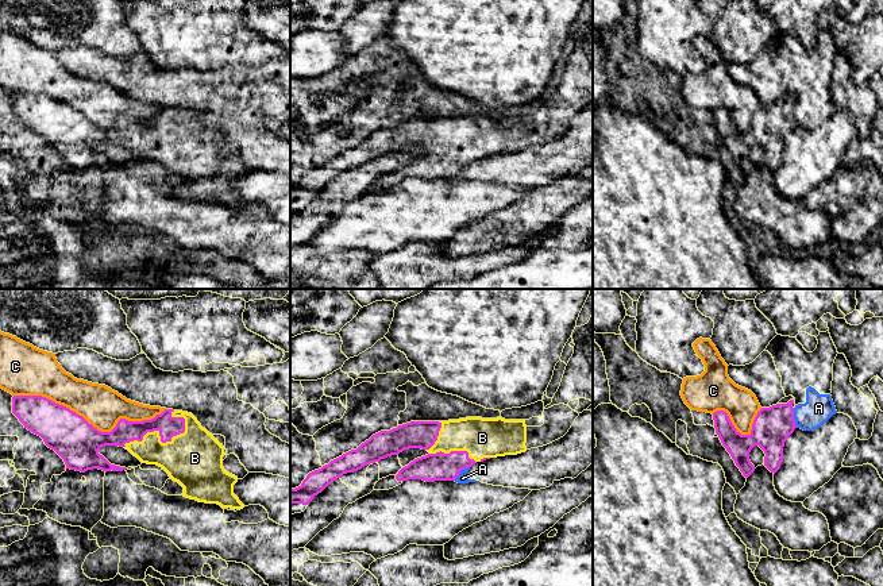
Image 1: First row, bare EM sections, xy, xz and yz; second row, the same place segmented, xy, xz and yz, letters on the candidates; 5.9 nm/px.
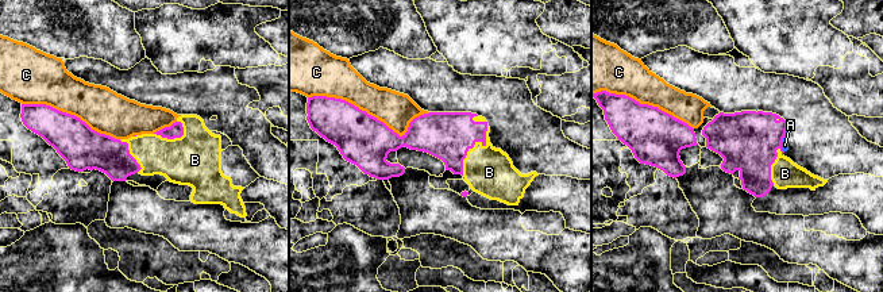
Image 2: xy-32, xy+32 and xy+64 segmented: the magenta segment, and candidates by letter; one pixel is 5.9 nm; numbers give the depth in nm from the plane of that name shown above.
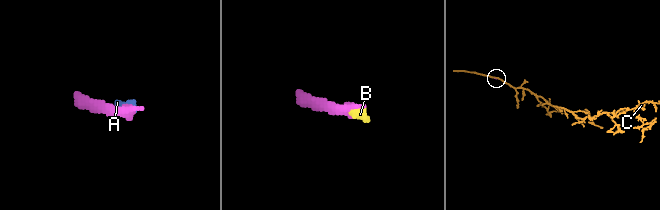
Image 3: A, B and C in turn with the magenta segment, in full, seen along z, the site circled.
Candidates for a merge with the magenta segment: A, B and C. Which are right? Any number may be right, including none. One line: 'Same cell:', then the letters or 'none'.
Same cell: B

